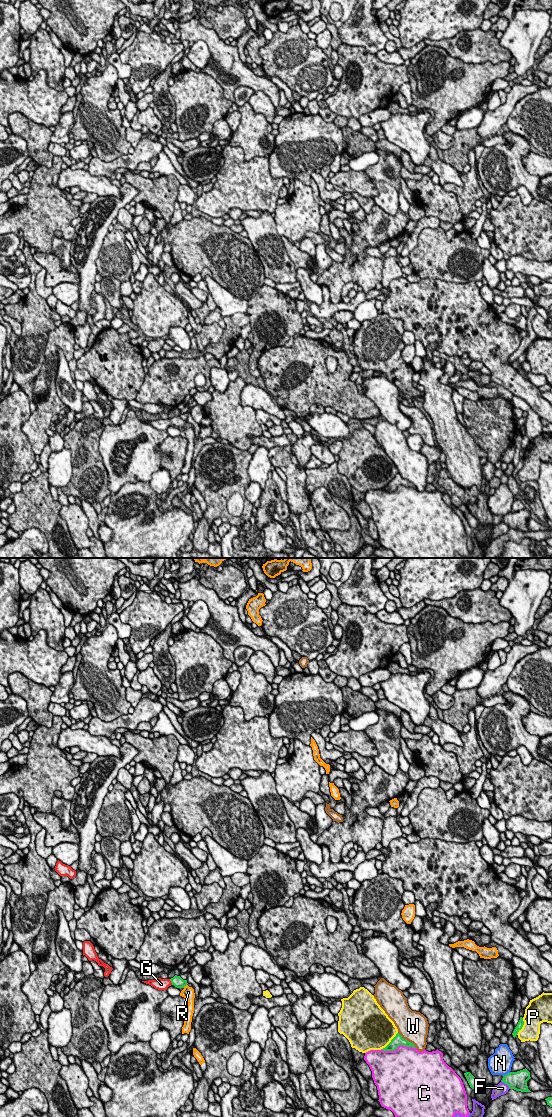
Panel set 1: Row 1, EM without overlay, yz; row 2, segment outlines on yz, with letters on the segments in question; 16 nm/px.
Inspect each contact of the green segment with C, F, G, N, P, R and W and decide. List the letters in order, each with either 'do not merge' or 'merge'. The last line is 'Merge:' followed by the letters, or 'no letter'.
C: do not merge
F: do not merge
G: merge
N: do not merge
P: do not merge
R: do not merge
W: do not merge
Merge: G

